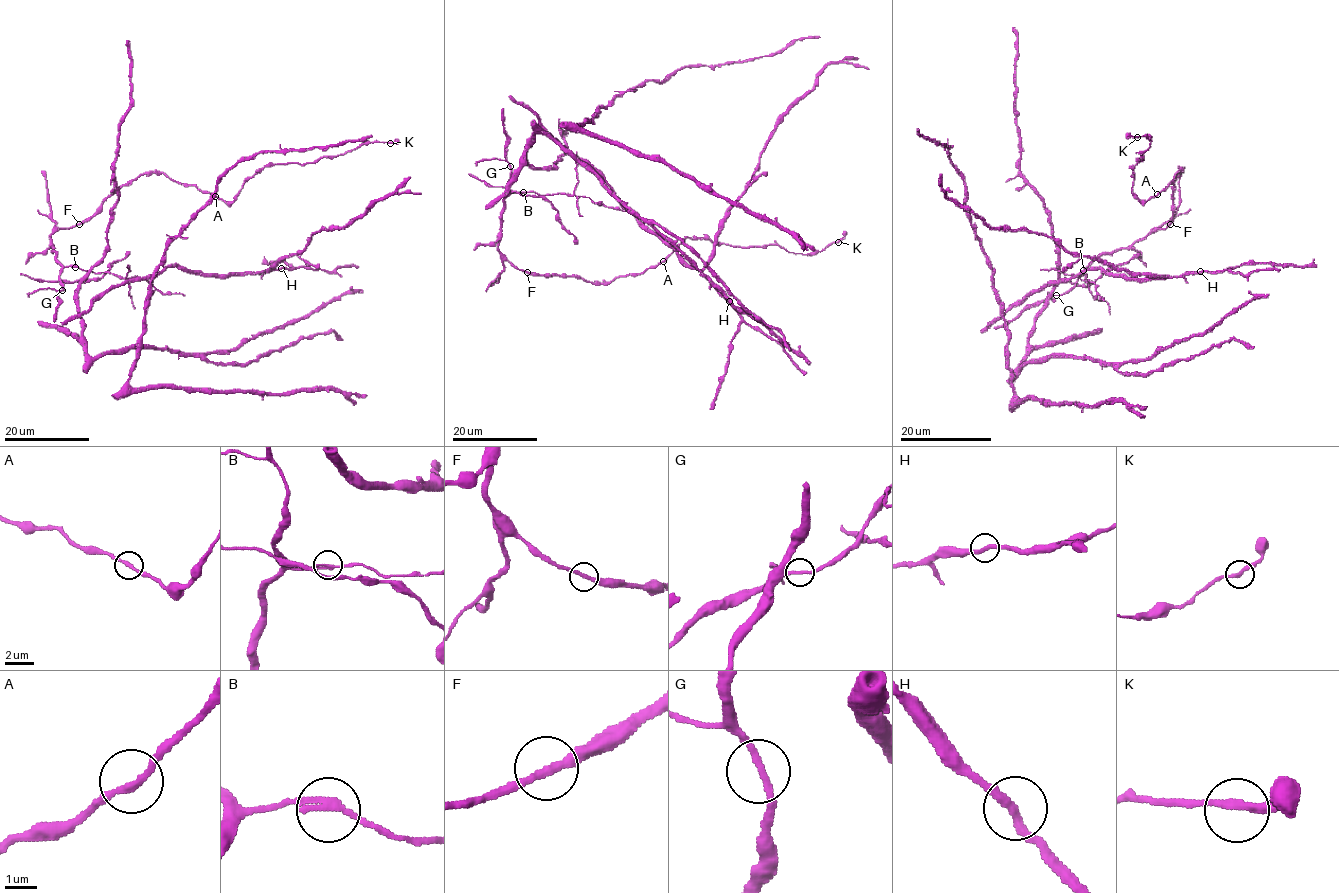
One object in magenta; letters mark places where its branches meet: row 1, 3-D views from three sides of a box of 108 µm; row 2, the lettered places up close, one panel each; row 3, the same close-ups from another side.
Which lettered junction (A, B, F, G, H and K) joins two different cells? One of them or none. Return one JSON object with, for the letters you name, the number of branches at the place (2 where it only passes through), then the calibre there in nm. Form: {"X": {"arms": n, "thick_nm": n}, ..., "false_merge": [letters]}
{"B": {"arms": 2, "thick_nm": 200}, "false_merge": ["B"]}

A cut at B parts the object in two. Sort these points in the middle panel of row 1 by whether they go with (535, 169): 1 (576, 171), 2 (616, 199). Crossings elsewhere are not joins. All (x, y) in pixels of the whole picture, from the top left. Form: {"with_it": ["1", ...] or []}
{"with_it": ["2"]}

